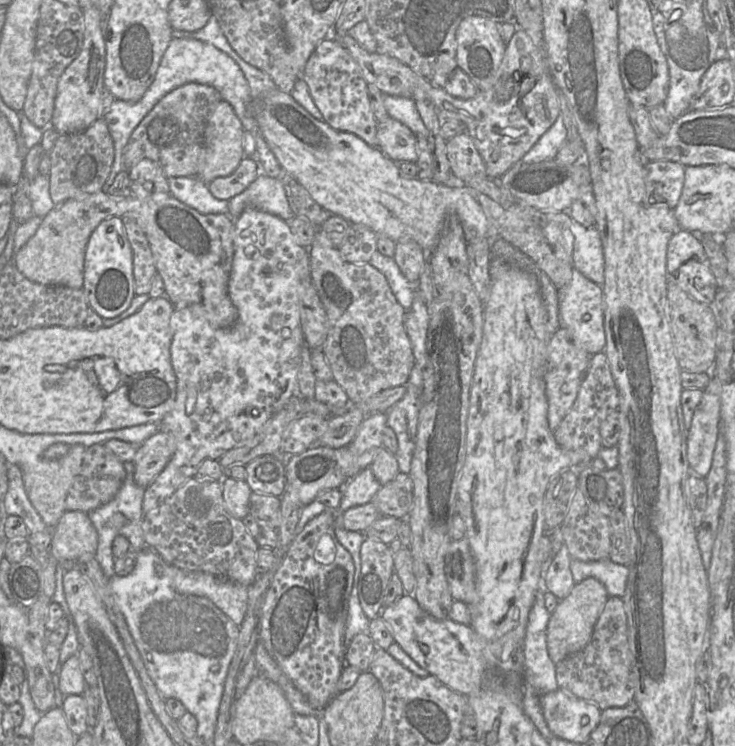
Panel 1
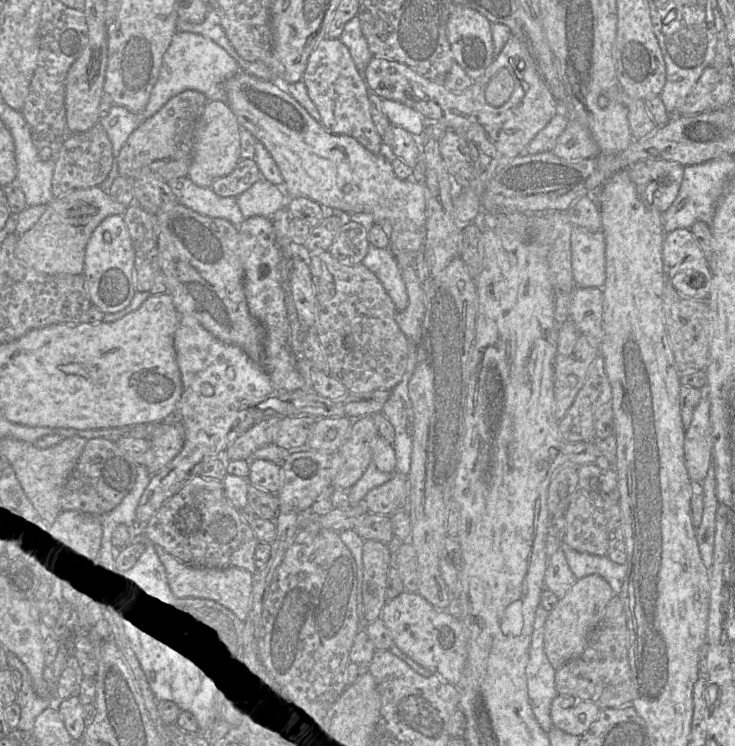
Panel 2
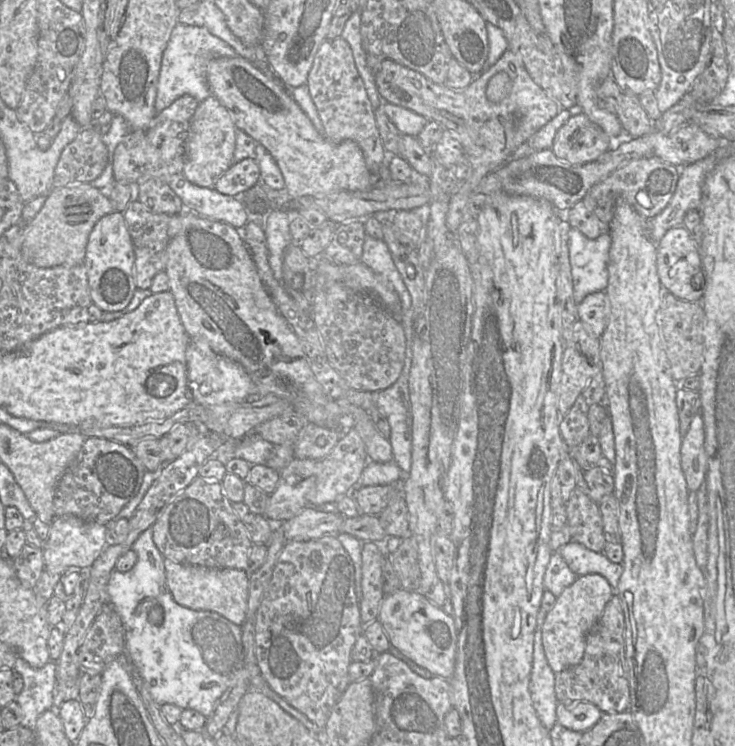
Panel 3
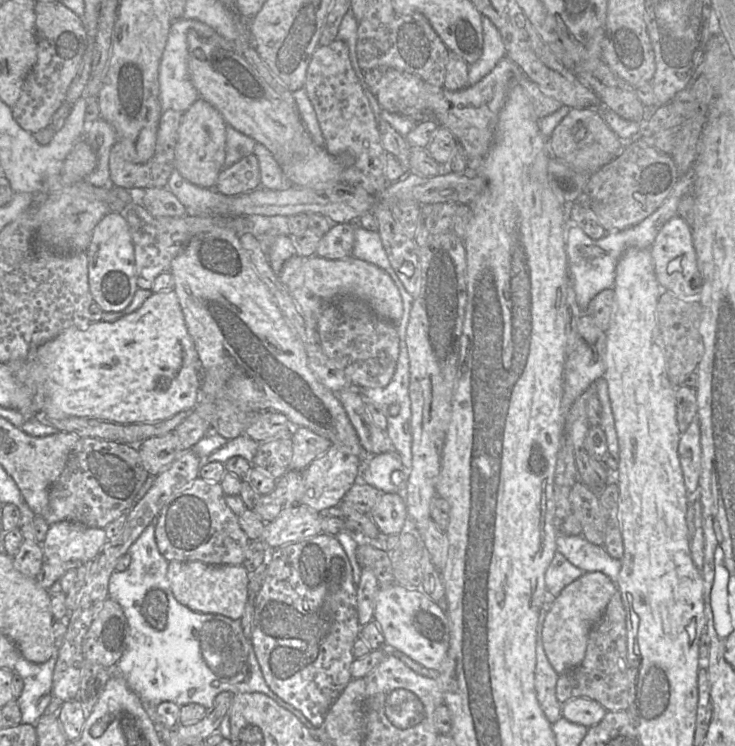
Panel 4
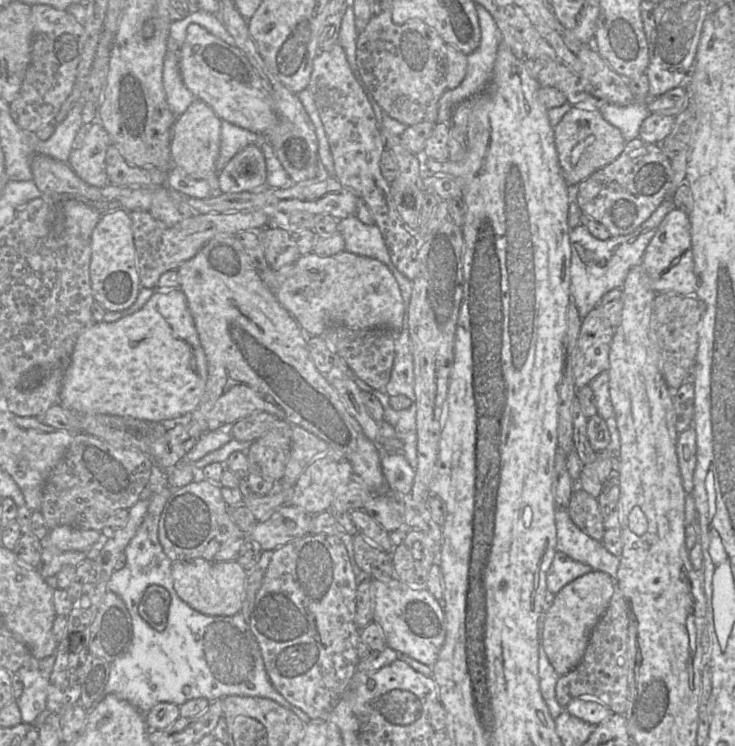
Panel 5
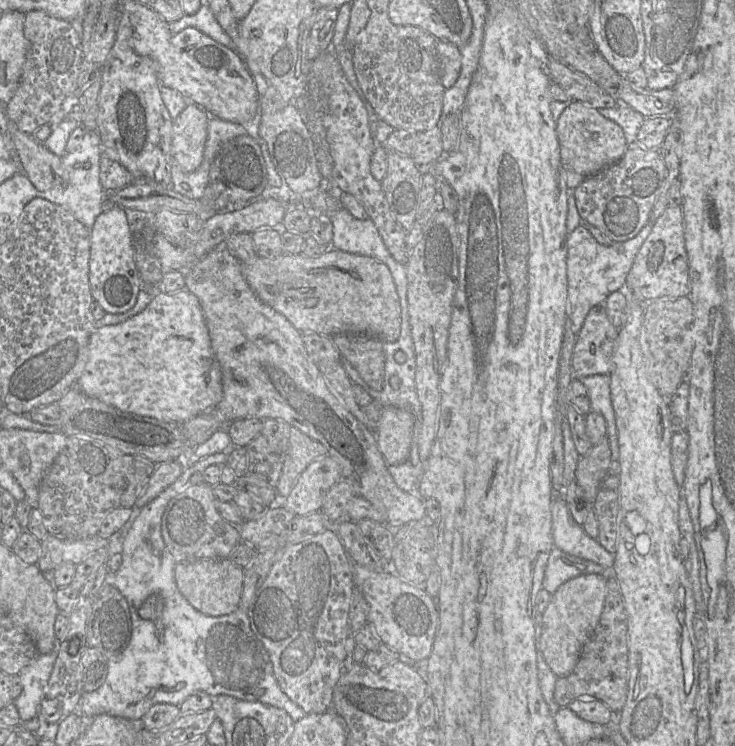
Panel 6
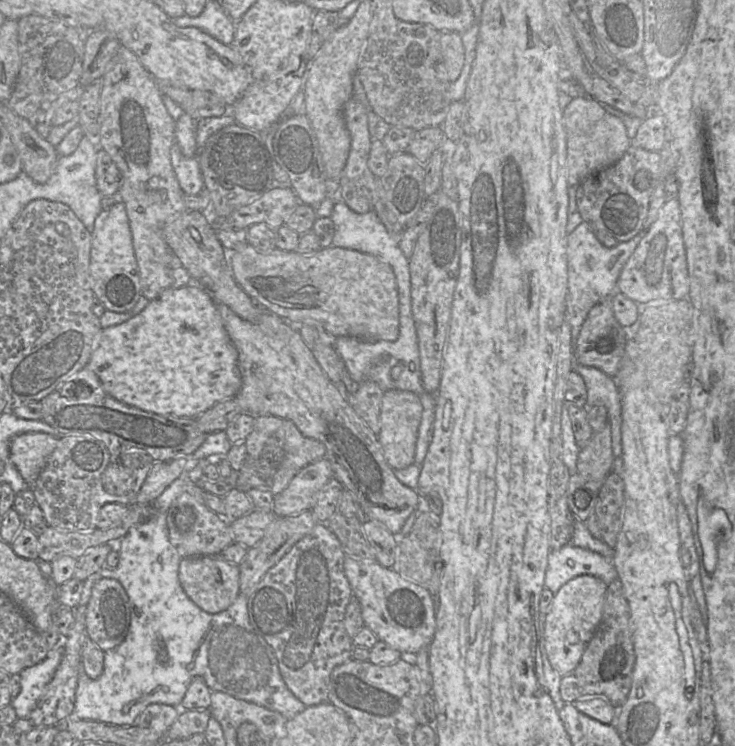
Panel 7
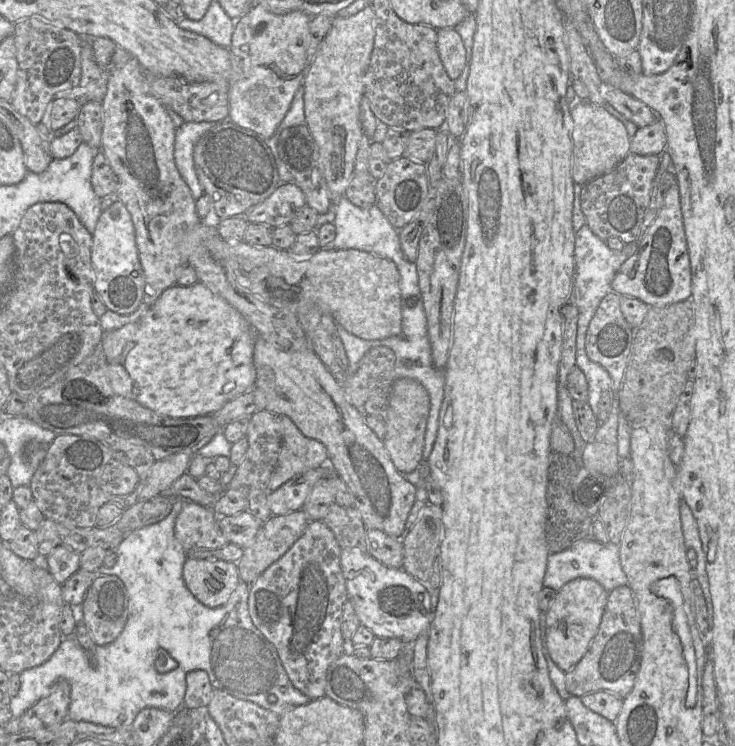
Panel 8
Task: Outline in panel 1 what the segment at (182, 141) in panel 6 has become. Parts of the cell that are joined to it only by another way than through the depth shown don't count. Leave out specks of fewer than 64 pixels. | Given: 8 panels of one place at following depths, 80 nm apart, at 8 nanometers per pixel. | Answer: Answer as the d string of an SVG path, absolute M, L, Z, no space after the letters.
M221 100L204 129L204 162L198 175L206 183L232 174L245 157L244 129L233 107Z

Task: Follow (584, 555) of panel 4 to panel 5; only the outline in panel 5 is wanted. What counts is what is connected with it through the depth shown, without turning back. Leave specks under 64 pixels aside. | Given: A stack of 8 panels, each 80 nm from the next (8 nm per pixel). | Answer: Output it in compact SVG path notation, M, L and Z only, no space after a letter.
M556 507L557 551L572 560L586 564L595 571L602 571L615 578L619 557L611 554L602 544L578 528L571 520L566 508Z

